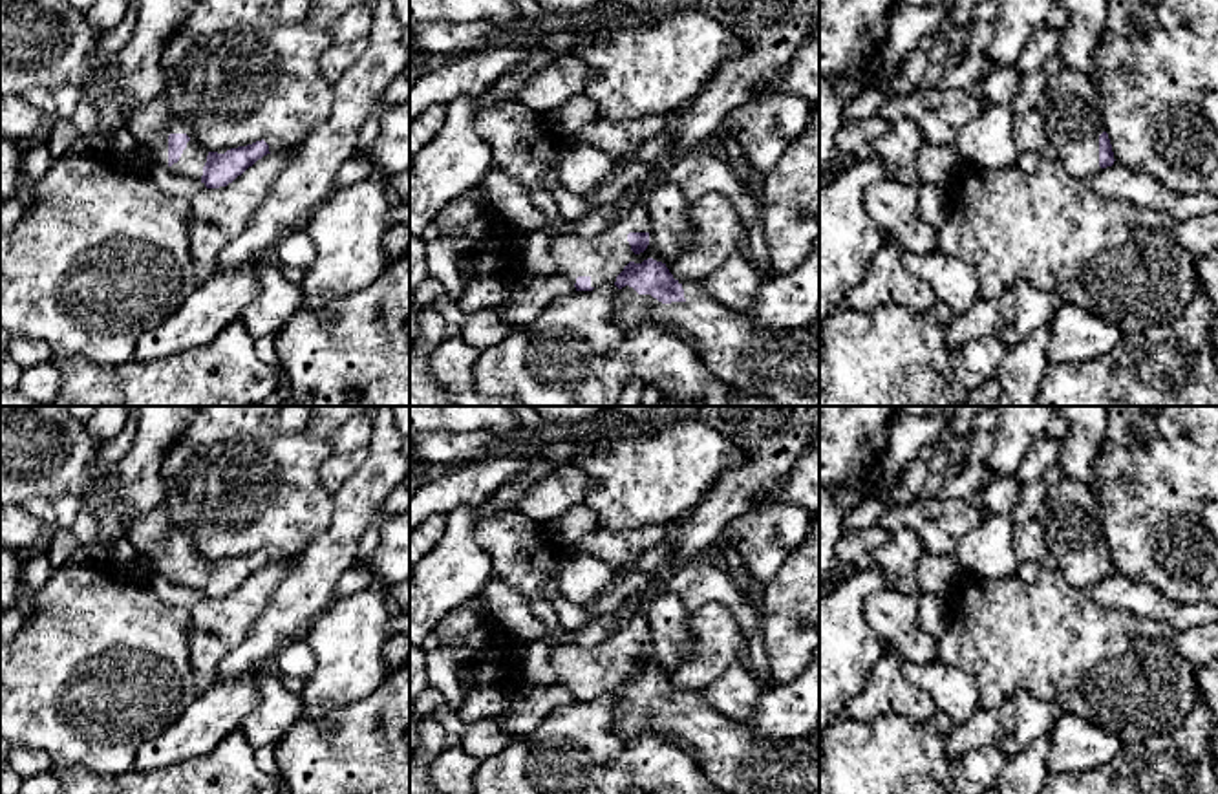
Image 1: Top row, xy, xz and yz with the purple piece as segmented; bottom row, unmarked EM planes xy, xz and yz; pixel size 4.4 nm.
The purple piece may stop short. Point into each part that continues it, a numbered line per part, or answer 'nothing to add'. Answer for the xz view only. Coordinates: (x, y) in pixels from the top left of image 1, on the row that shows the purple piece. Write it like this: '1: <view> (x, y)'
1: xz (604, 257)
2: xz (779, 364)

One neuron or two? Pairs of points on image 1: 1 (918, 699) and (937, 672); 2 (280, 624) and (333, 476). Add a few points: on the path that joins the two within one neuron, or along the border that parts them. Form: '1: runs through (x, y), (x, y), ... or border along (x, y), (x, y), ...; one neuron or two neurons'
1: border along (898, 661), (904, 675), (922, 688), (937, 708); two neurons
2: border along (361, 463), (331, 494); two neurons

